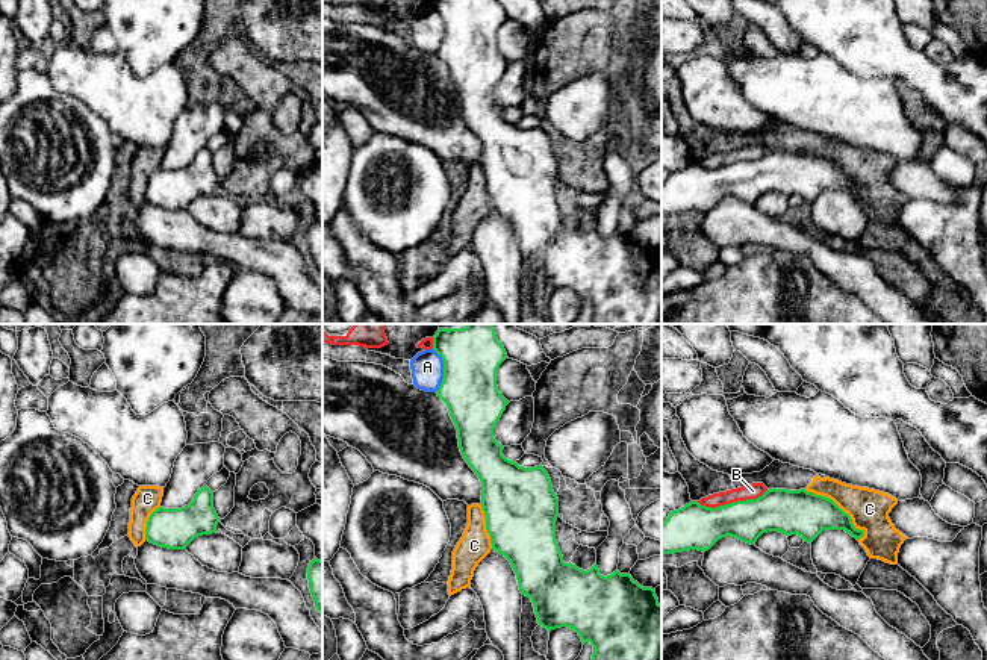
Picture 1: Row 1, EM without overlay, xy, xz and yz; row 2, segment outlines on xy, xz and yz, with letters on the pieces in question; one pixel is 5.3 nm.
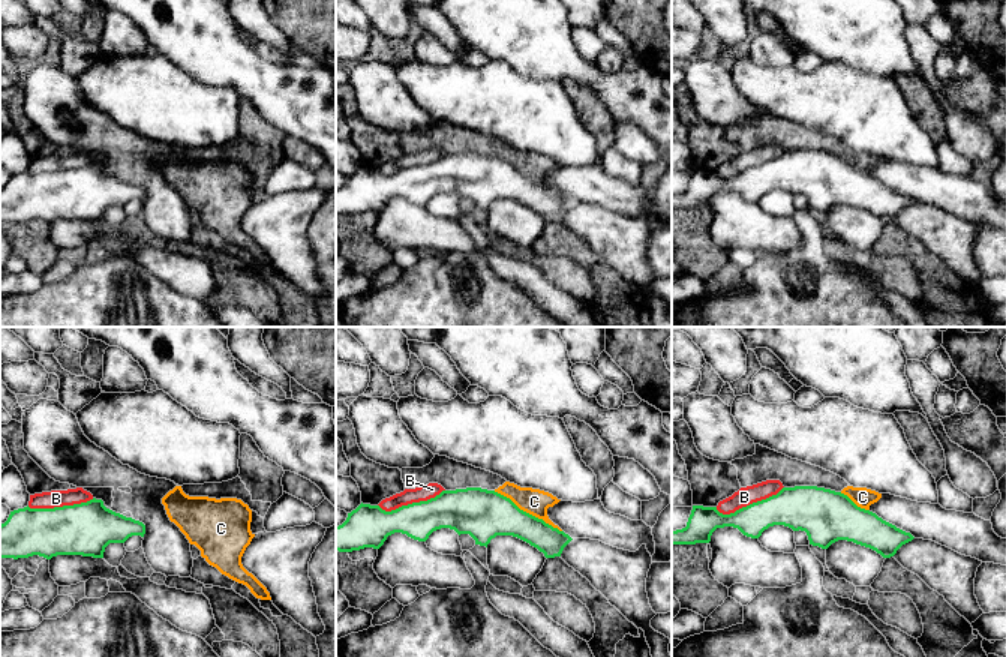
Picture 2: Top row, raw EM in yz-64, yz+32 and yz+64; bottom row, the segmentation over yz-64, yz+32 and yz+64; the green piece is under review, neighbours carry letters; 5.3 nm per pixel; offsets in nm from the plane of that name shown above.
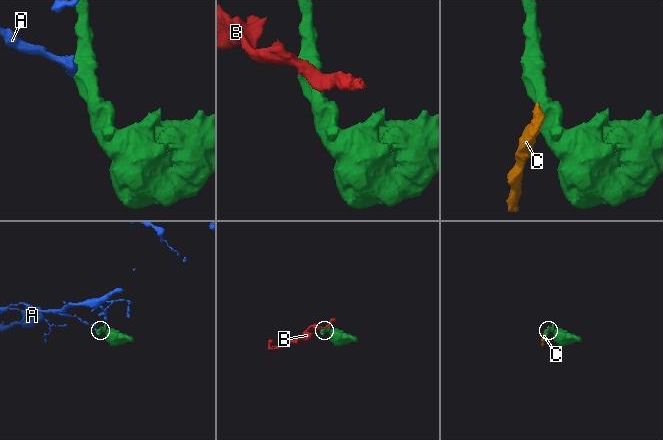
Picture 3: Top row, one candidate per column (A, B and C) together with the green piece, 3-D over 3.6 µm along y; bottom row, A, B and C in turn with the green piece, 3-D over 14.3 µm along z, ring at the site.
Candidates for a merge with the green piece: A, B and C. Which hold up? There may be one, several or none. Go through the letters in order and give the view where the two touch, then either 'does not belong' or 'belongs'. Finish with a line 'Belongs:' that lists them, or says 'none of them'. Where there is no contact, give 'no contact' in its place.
A: xz | does not belong
B: yz | does not belong
C: yz | does not belong
Belongs: none of them

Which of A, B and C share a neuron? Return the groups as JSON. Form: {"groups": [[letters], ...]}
{"groups": [["A"], ["B"], ["C"]]}

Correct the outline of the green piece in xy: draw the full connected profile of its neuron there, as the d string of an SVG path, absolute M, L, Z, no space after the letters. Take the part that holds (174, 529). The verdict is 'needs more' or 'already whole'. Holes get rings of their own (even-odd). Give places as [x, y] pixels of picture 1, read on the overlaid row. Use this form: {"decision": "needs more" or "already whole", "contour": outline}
{"decision": "already whole", "contour": "M203 486L182 509L156 509L147 521L145 540L168 549L186 549L195 537L215 533L218 522L213 492Z"}

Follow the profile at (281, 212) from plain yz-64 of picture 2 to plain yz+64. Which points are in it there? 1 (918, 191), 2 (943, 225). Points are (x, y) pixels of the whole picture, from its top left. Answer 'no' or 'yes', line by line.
1: no
2: yes

